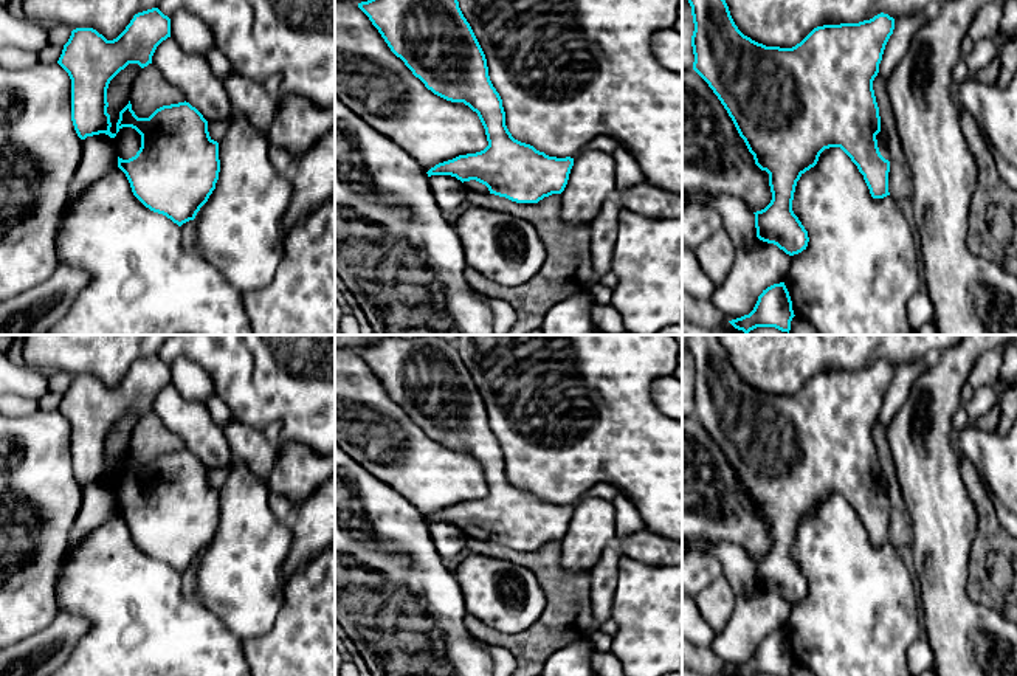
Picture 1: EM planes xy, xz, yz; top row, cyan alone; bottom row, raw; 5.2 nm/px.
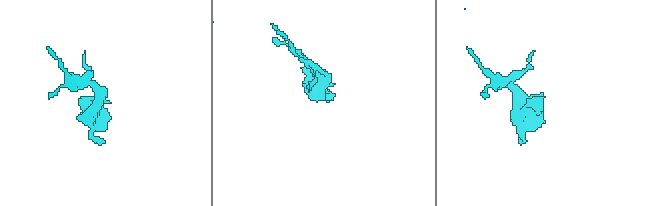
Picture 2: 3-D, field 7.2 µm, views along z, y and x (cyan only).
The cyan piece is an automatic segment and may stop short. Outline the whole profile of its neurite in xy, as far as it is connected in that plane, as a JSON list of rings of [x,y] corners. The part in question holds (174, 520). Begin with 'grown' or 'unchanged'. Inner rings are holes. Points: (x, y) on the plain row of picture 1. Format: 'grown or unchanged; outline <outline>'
grown; outline [[[152,355],[135,361],[113,388],[93,375],[73,377],[57,411],[71,426],[78,484],[109,482],[133,543],[181,574],[195,566],[219,527],[219,490],[209,484],[208,468],[186,448],[138,465],[129,448],[112,481],[107,460],[110,428],[129,411],[141,416],[152,411],[157,394],[167,385],[171,366]]]

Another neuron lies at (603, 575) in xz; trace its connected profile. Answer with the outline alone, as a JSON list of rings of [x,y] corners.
[[[614,540],[606,546],[595,566],[589,571],[591,606],[597,625],[602,625],[611,617],[620,557],[620,544]]]

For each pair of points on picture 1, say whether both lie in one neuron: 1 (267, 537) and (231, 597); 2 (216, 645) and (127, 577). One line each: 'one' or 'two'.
1: one
2: one

